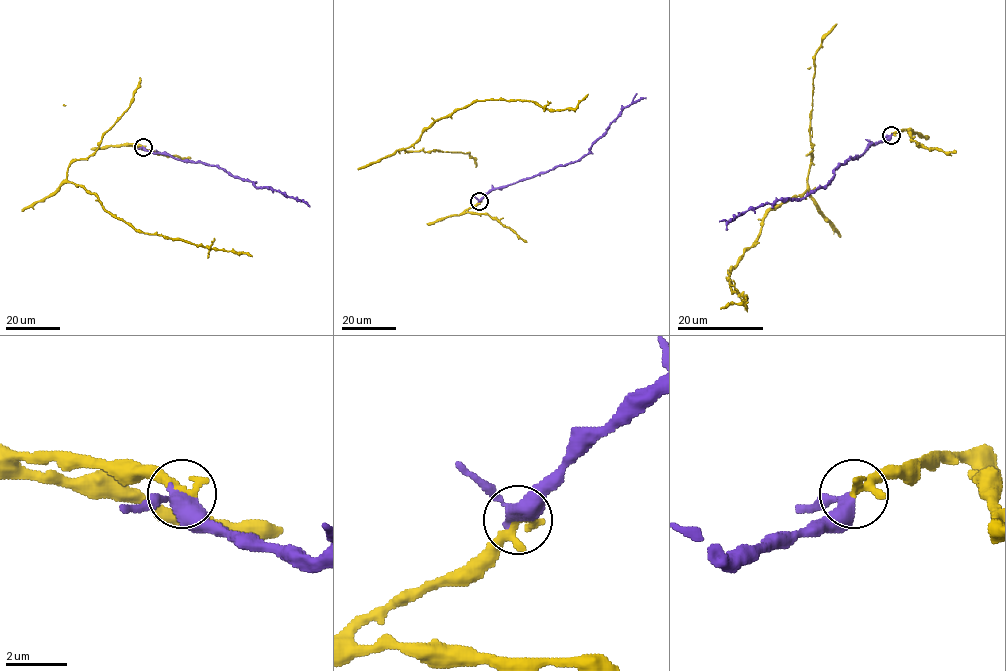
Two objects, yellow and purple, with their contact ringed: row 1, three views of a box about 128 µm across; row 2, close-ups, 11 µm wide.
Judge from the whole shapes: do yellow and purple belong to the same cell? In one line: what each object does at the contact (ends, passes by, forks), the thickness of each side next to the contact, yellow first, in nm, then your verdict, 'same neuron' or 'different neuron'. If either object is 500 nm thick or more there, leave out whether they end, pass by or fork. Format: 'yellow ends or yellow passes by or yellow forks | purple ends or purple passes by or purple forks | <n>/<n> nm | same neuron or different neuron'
yellow ends | purple passes by | 400/440 nm | same neuron

